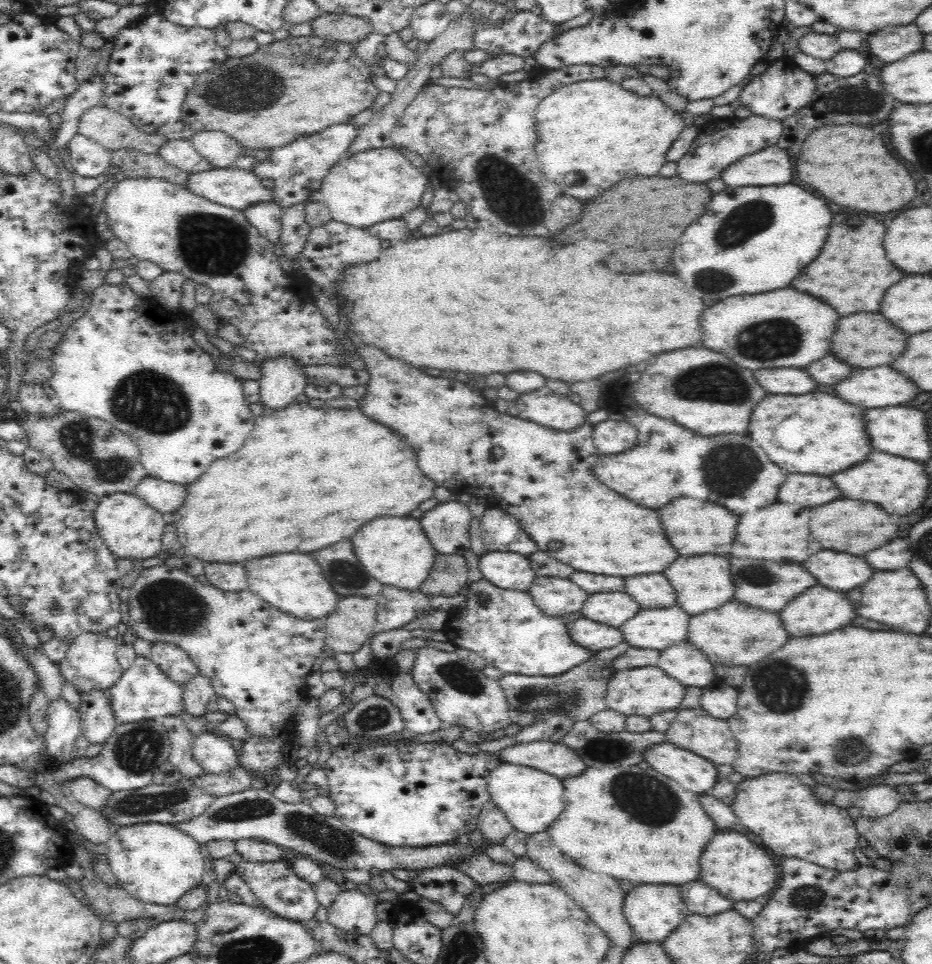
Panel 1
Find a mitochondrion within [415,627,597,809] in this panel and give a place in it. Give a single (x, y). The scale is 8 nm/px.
(460, 676)

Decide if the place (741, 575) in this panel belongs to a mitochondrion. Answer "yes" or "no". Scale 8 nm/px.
yes

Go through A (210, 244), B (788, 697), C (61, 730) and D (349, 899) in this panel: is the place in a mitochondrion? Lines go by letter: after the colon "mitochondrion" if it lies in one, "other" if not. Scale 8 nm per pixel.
A: mitochondrion
B: mitochondrion
C: other
D: other

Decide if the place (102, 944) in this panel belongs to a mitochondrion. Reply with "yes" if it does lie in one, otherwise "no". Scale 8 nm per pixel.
no

